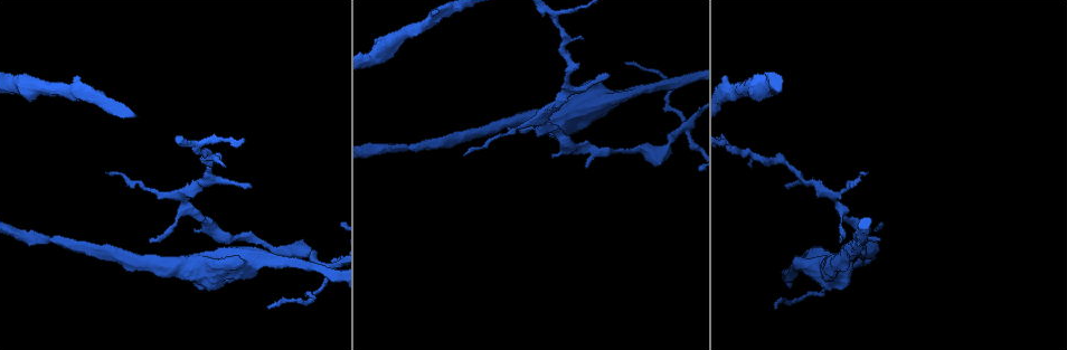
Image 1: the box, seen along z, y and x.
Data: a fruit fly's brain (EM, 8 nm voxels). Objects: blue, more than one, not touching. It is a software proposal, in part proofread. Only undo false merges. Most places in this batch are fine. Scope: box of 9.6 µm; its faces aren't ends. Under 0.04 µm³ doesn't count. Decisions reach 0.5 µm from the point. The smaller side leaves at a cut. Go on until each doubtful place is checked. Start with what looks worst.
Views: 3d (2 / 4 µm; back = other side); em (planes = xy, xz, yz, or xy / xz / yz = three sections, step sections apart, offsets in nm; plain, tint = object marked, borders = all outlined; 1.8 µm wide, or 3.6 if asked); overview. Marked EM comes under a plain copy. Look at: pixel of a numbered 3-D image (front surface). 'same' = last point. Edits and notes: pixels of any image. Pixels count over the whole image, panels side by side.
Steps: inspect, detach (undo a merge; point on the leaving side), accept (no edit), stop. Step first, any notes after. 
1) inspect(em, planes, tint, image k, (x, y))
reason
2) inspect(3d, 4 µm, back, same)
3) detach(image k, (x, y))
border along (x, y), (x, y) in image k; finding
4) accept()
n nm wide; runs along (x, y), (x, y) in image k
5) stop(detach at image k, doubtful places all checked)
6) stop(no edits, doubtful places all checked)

inspect(3d, 4 µm, image 1, (327, 266))
three-way junction

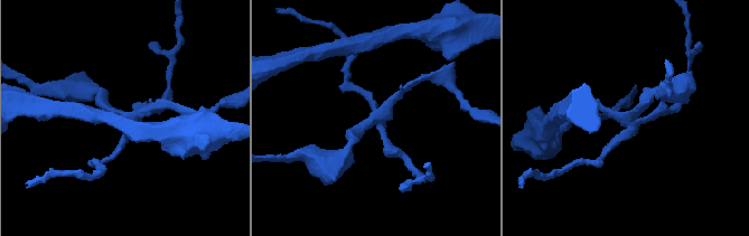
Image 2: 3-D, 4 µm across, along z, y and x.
inspect(em, planes, tint, image 2, (372, 119))
need the tissue

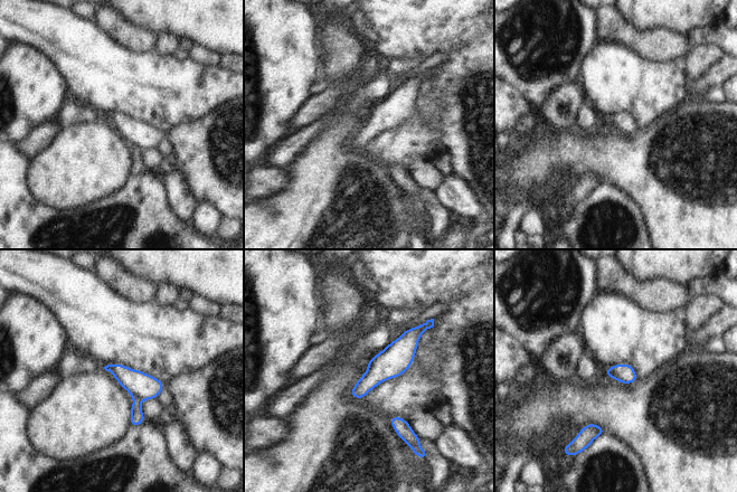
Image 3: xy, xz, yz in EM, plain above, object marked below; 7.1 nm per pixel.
detach(image 3, (136, 417))
border along (134, 397), (140, 400) in image 3; a second neuron is stuck on

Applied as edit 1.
inspect(overview)
see it whole again

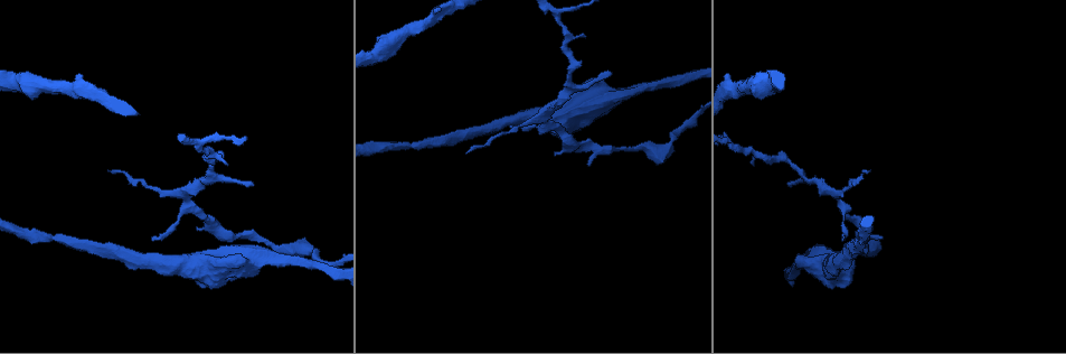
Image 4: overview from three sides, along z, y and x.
inspect(em, planes, tint, image 4, (190, 196))
abrupt turn

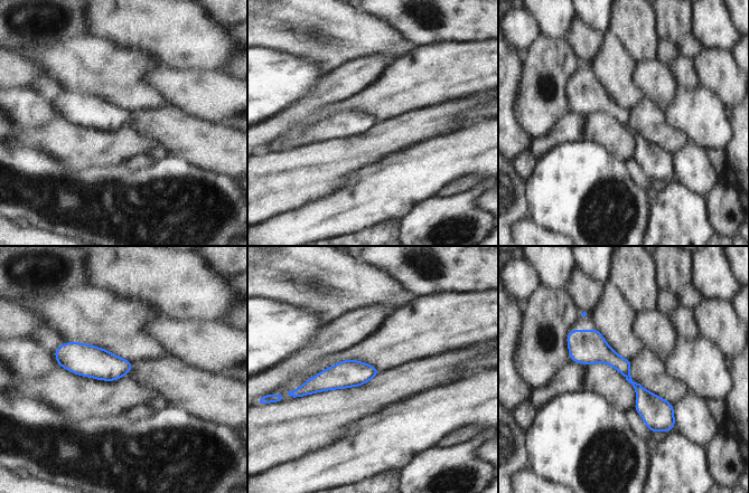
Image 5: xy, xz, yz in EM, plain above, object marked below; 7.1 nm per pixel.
accept()
runs along (571, 333), (610, 357), (666, 423) in image 5; one neuron here

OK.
inspect(3d, 4 µm, image 4, (199, 142))
abrupt turn

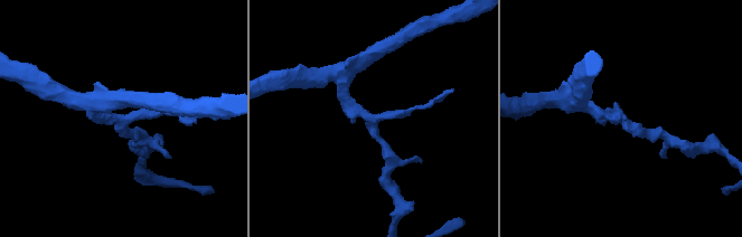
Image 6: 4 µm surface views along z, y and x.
inspect(em, 3.6 µm, xz, step 16, tint, image 6, (622, 121))
shape alone is not enough

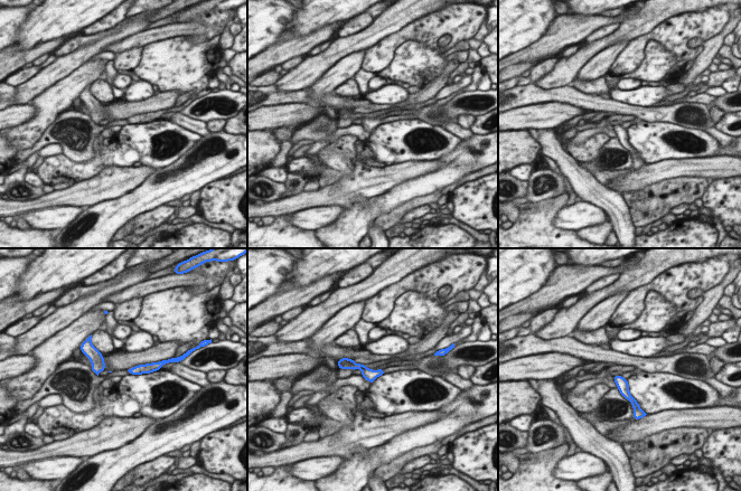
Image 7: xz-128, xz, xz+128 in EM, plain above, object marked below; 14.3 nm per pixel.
inspect(em, 3.6 µm, planes, tint, same)

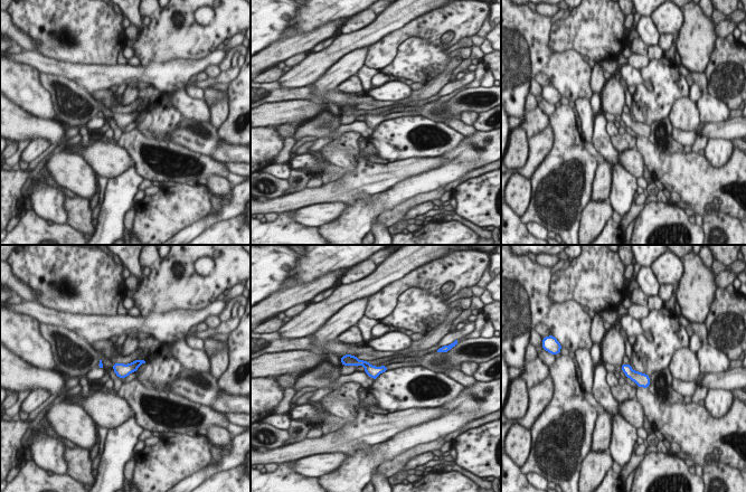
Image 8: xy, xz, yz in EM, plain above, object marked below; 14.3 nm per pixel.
accept()
runs along (346, 360), (384, 368) in image 8; continuous, no second neuron

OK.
stop(detach at image 3, doubtful places all checked)

